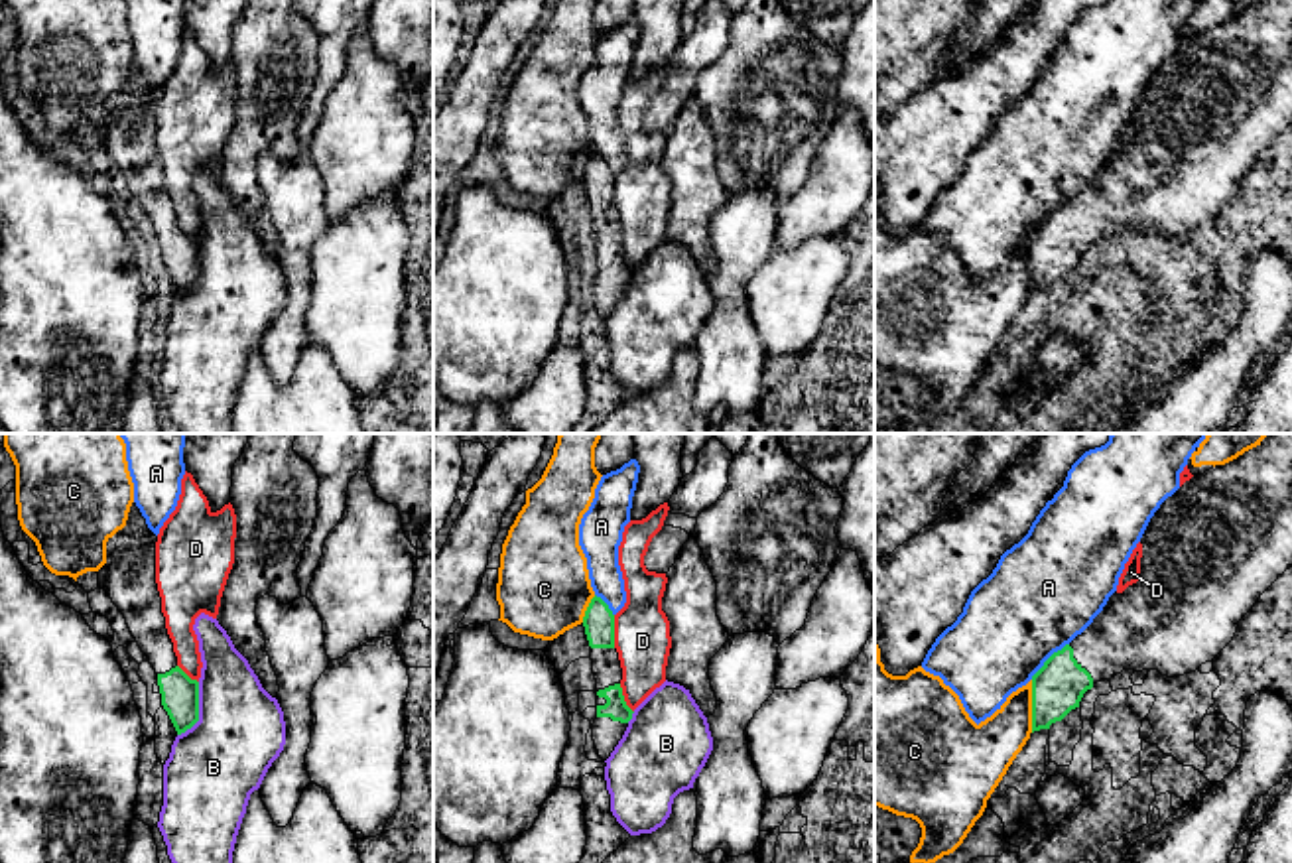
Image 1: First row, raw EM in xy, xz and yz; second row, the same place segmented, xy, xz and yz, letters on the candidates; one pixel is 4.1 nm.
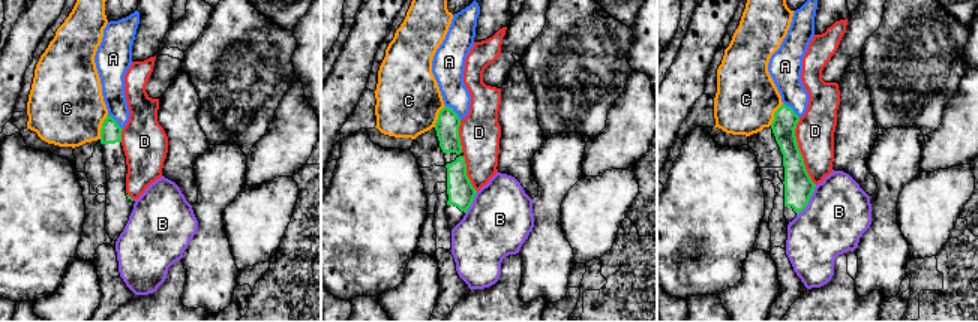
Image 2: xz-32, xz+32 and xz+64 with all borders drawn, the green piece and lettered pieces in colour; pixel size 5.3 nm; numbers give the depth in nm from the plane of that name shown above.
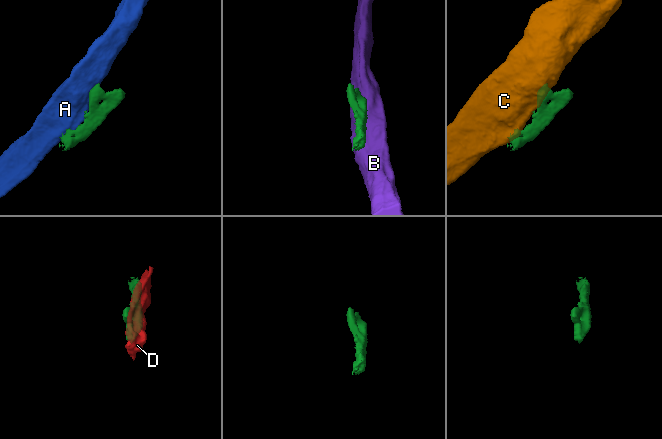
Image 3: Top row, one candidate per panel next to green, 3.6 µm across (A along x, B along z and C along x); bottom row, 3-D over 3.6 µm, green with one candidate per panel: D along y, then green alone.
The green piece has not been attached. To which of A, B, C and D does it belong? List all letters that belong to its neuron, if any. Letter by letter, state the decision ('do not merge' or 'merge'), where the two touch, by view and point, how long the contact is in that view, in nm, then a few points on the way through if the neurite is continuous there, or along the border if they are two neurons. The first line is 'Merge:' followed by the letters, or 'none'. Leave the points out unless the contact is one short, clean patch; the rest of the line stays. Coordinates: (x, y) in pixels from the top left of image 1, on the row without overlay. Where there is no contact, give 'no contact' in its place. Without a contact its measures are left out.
Merge: none
A: do not merge; meets green in yz at (1048, 217); contact 220 nm long
B: do not merge; meets green in xy at (197, 270); contact 240 nm long
C: do not merge; meets green in yz at (1033, 265); contact 220 nm long
D: do not merge; meets green in xz at (613, 190); contact 140 nm long

